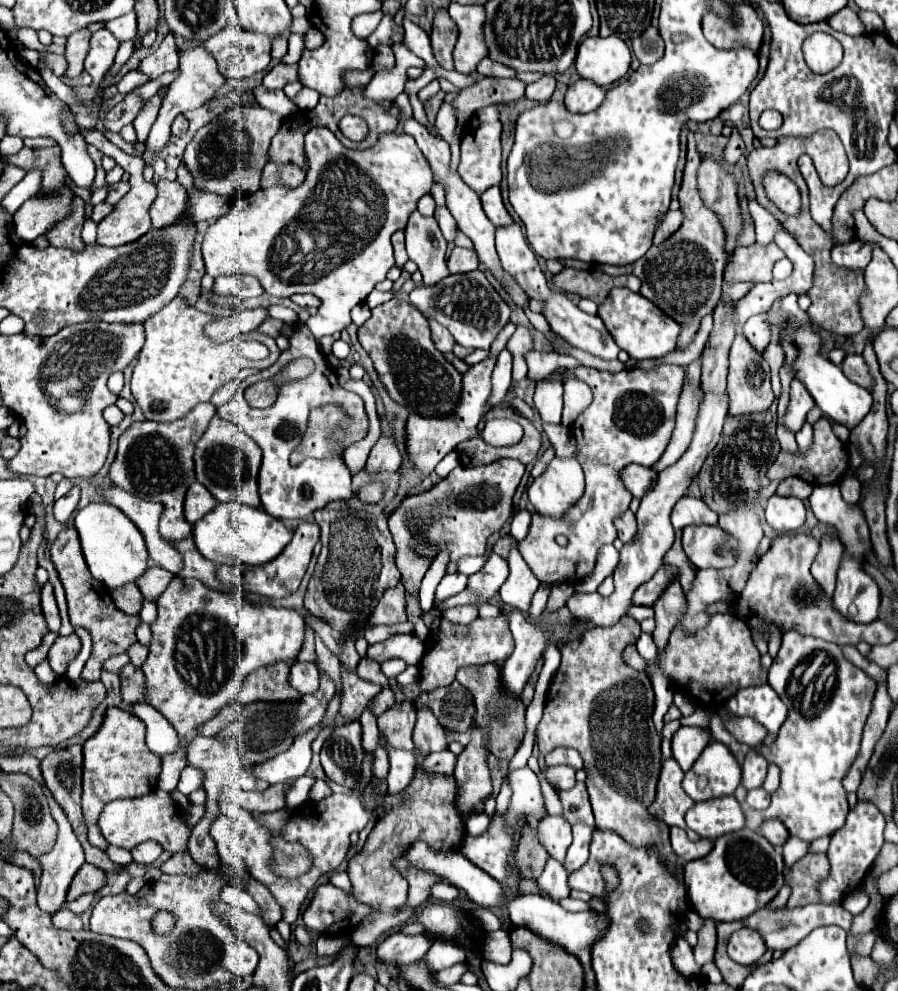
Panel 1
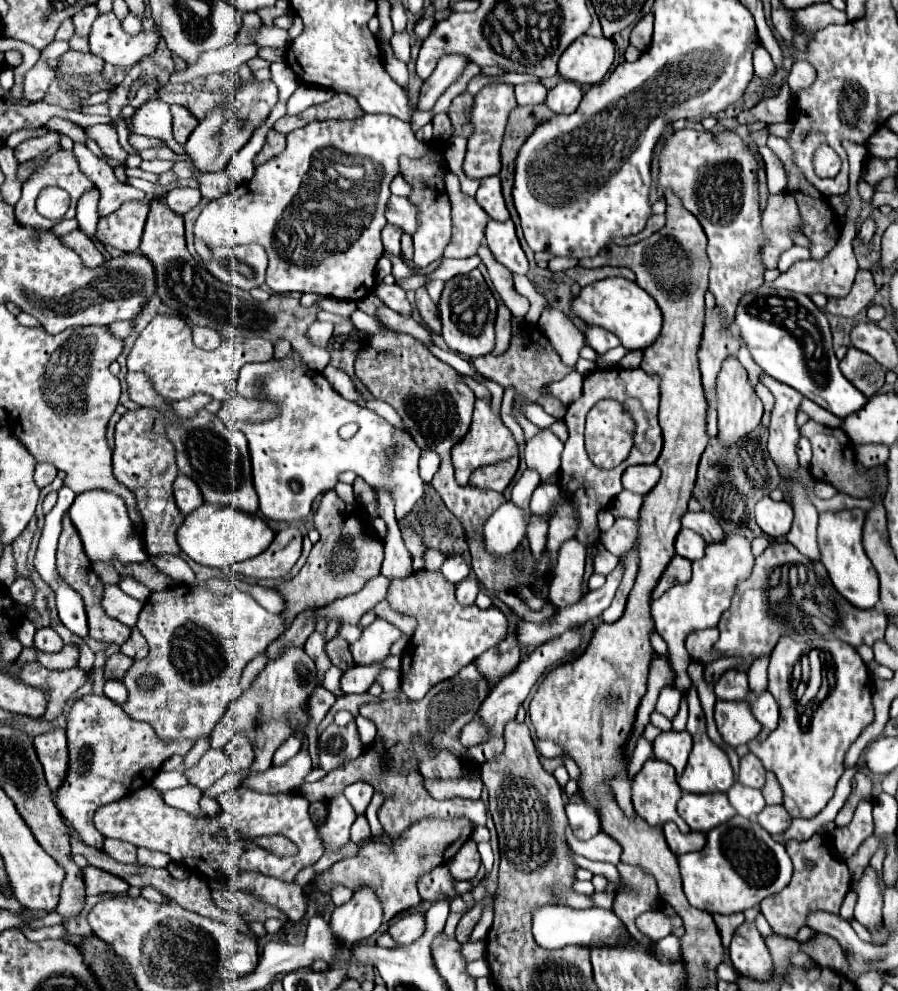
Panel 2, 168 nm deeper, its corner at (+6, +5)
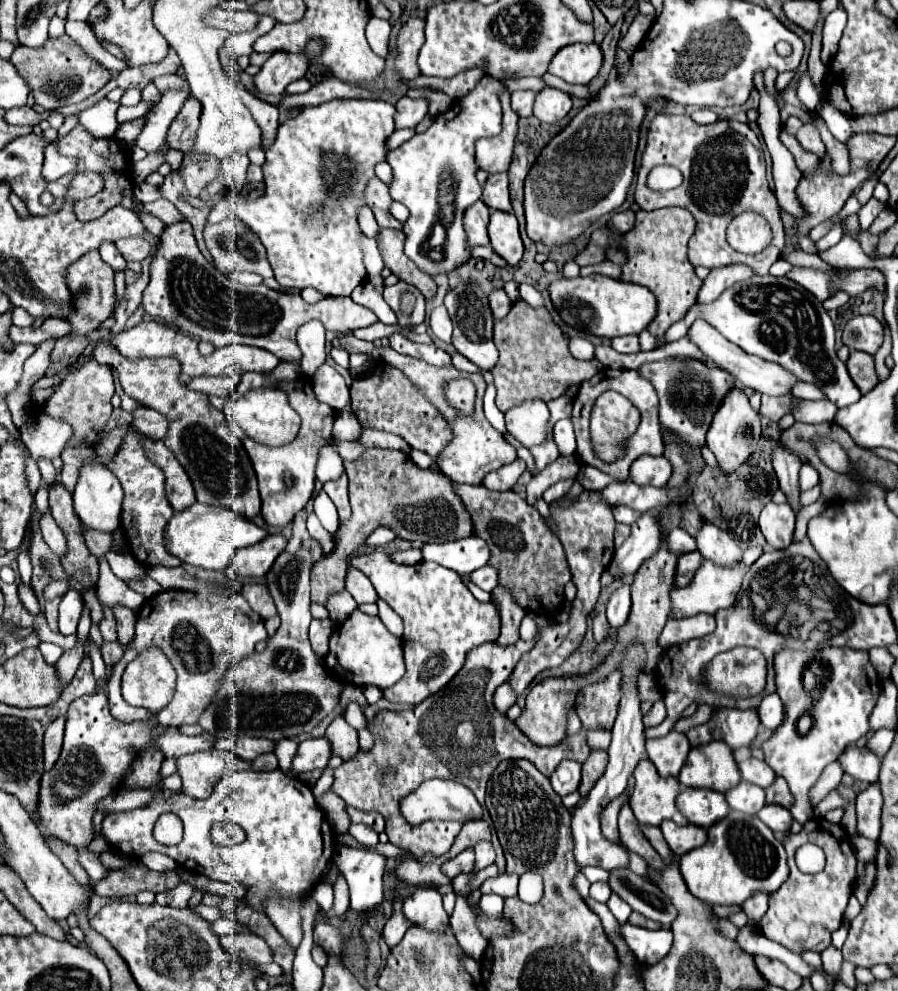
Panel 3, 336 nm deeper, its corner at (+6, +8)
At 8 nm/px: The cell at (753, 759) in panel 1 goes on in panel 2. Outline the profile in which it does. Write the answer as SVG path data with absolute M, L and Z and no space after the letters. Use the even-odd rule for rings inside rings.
M747 754L741 758L741 772L739 772L739 782L751 788L761 788L765 782L765 768L761 760L757 760L755 754Z

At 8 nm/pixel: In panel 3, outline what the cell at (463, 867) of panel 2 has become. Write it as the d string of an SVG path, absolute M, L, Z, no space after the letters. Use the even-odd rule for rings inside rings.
M465 849L465 851L461 851L457 857L445 861L445 863L441 865L441 871L443 871L449 879L455 879L455 877L461 875L461 873L471 873L471 871L473 871L473 861L475 861L473 849Z

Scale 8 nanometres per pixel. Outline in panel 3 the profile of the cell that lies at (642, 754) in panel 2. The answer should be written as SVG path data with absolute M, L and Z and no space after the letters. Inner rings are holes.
M627 803L623 805L623 809L621 809L621 813L619 813L619 837L621 837L621 843L623 843L629 851L641 855L641 857L649 863L649 867L651 867L653 871L661 873L661 871L665 869L663 859L655 853L655 849L651 847L651 843L647 841L647 837L643 835L643 831L637 827L635 815L633 815L633 811L629 809Z

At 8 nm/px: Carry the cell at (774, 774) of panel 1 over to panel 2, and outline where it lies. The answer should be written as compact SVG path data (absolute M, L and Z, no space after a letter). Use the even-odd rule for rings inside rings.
M767 772L767 780L765 780L765 786L761 788L761 792L763 792L767 804L781 804L781 788L779 788L773 772Z

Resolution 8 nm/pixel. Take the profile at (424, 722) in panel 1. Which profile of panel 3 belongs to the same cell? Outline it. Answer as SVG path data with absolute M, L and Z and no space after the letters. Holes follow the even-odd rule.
M433 779L433 781L421 783L413 793L409 793L405 799L401 799L399 807L401 807L401 815L405 817L405 821L409 825L421 825L423 821L429 821L429 819L467 823L467 821L483 817L481 805L477 803L475 795L467 787L463 787L461 783L455 783L455 781L443 781L443 779Z

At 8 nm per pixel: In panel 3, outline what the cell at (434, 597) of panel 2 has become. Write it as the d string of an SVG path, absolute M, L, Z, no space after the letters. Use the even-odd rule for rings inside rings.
M381 551L359 555L351 561L351 565L369 577L377 595L403 619L407 673L397 685L383 691L387 701L409 705L421 703L457 675L469 649L487 641L497 641L501 621L495 607L491 603L477 601L455 571L431 561L419 561L411 567L397 565Z

